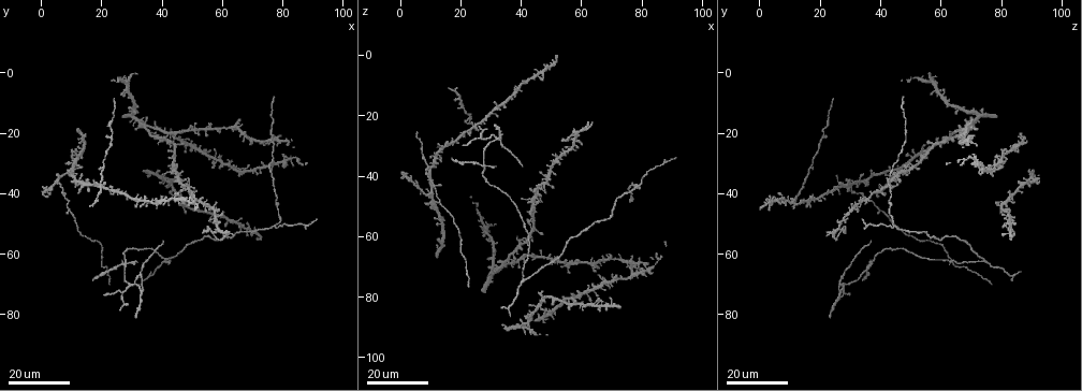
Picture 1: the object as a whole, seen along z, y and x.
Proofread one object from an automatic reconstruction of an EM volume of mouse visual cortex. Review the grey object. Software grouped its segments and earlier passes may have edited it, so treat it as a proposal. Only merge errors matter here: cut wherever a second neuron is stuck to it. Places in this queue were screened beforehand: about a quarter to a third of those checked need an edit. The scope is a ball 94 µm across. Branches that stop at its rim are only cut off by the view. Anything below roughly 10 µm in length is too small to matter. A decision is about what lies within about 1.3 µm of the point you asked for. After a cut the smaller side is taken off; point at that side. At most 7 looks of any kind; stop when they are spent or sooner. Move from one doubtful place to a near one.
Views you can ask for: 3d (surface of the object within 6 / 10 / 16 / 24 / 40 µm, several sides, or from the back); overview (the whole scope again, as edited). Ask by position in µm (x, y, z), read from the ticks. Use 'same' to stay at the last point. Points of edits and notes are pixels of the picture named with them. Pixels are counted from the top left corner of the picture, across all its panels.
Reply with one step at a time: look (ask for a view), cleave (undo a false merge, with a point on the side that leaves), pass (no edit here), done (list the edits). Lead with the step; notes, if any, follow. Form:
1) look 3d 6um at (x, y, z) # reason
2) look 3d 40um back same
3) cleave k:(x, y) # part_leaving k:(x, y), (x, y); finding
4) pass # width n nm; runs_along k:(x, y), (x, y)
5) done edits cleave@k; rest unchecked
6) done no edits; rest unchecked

look 3d 24um at (77, 52, 44) # arms part here

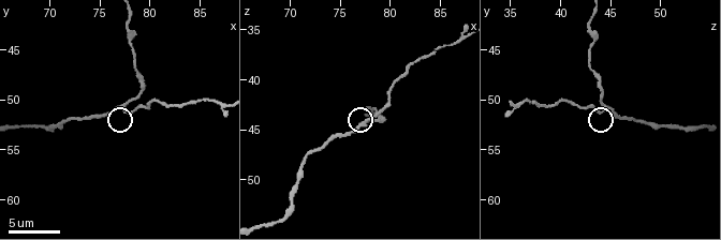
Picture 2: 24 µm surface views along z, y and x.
look 3d 6um at (77.4, 51.0, 44.2)

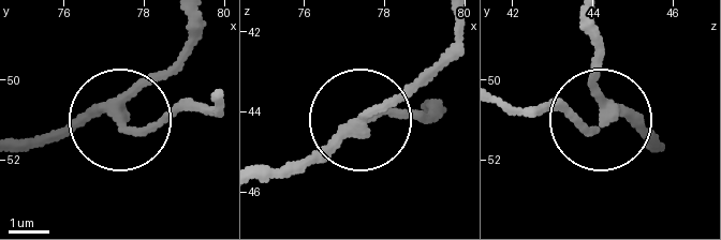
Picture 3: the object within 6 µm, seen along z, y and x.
pass # runs_along 3:(259, 184), (330, 153), (460, 34); all the same neuron

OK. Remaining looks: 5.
look 3d 24um at (24, 40, 23) # four or more arms meet

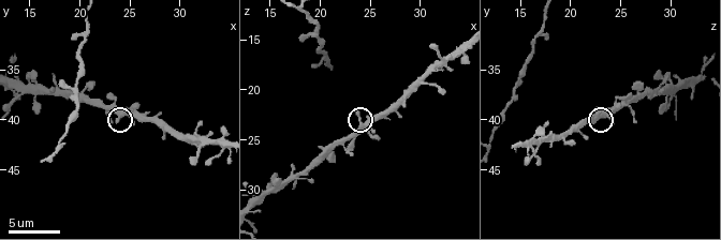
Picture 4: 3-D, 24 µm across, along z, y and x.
look 3d 10um at (24.0, 39.4, 23.4)

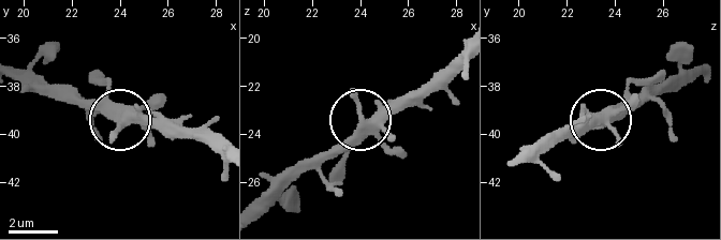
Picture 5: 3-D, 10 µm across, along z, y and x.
pass # runs_along 5:(260, 215), (361, 119), (424, 105); continuous, no second neuron

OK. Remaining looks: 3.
look 3d 24um at (27, 63, 37) # four-way junction

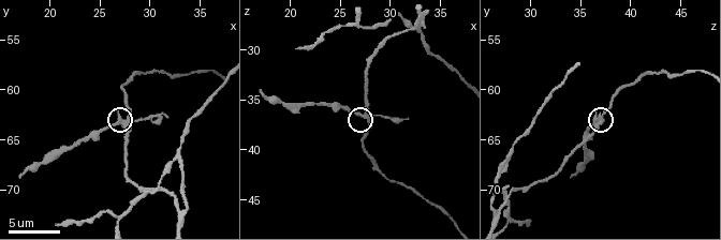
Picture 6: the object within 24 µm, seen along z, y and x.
look 3d 6um at (27.0, 63.2, 36.4)

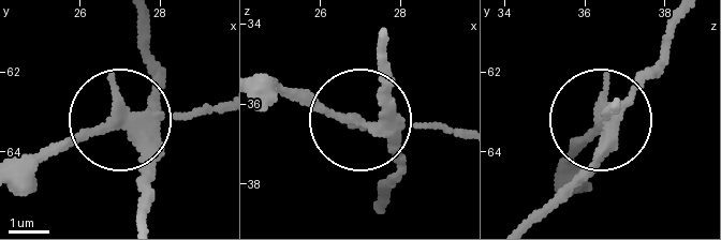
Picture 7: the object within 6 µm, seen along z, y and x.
cleave 7:(87, 134) # arms 4; part_leaving 7:(137, 121), (17, 162); two neurons meet here

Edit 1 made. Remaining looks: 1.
done edits cleave@7; rest unchecked

